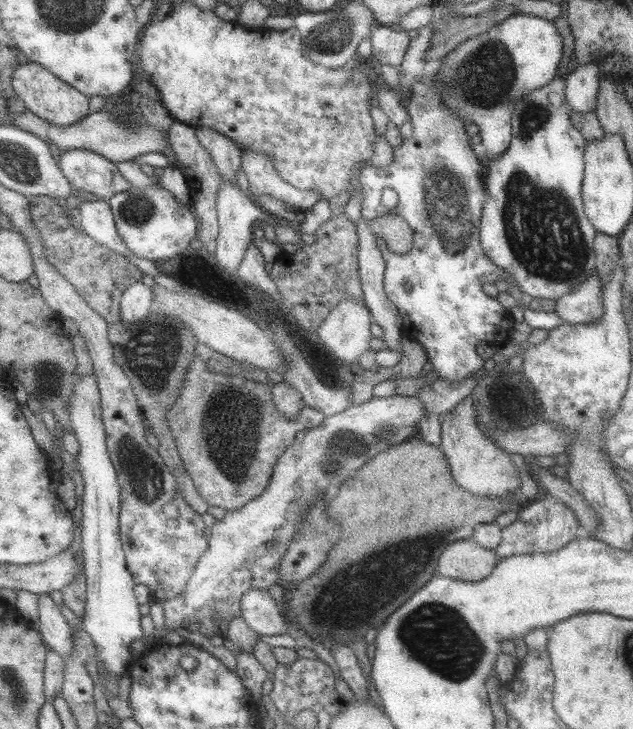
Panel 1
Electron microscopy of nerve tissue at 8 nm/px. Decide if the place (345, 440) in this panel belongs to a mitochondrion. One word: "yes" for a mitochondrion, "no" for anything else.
yes

